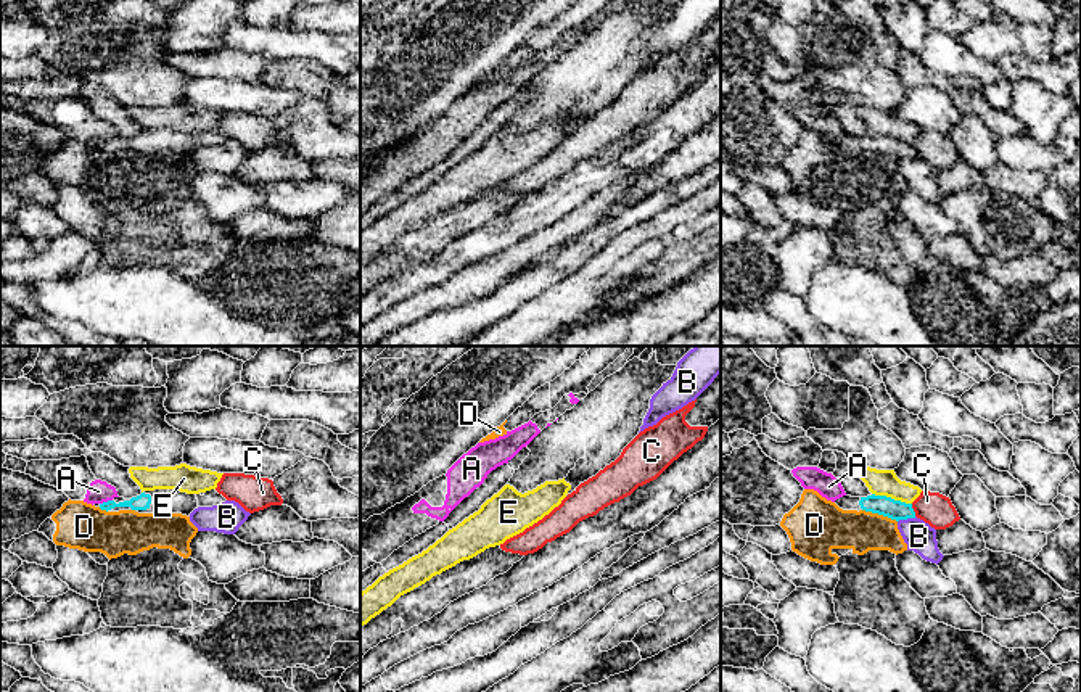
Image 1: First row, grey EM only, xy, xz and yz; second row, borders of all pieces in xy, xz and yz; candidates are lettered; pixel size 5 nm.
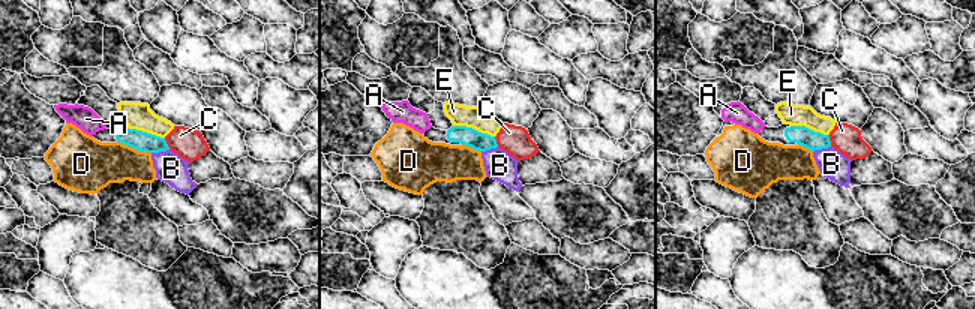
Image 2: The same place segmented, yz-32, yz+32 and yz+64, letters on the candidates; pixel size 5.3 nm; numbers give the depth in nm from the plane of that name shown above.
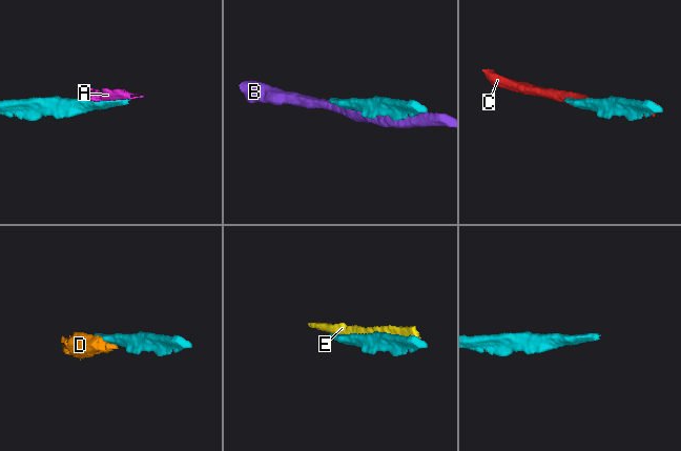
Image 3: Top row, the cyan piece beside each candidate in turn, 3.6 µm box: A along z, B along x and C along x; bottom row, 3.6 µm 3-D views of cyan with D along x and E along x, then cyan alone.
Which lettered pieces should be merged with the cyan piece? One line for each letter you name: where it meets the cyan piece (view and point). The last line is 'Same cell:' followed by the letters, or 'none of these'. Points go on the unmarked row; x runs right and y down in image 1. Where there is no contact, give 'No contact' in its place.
Same cell: none of these

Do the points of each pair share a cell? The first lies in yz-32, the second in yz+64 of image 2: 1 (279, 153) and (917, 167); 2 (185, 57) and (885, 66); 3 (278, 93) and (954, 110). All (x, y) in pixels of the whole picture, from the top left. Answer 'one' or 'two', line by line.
1: two
2: one
3: one

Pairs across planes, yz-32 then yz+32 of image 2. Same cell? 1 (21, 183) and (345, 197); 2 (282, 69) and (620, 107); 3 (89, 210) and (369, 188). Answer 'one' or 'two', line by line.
1: one
2: two
3: one

